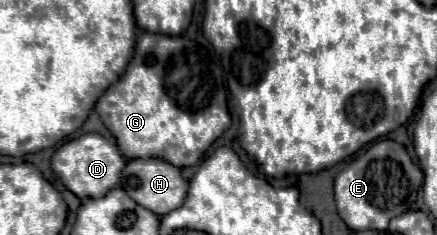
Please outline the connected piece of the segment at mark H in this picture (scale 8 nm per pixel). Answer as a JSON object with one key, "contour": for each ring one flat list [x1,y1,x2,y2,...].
{"contour":[[148,158,148,160,128,160,126,168,122,170,122,182,120,186,126,190,126,194,142,204,144,208,152,210,158,216,164,216,166,212,172,212,174,208,182,206,182,200,186,198,188,192,188,182,182,178,180,168,158,160,158,158]]}

